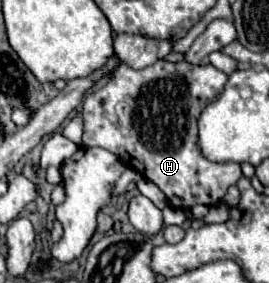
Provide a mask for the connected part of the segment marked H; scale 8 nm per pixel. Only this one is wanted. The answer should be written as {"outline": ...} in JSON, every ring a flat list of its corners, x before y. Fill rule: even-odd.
{"outline":[[160,59,138,71,122,63,108,83,88,93,82,103,84,147,102,147,126,159,130,169,140,171,164,191,170,207,188,211,198,203,214,205,230,185,238,183,242,171,238,163,214,163,202,155,196,121,202,109,220,97,226,81,226,73,210,63,192,65],[172,87,178,89,176,95,170,95]]}

